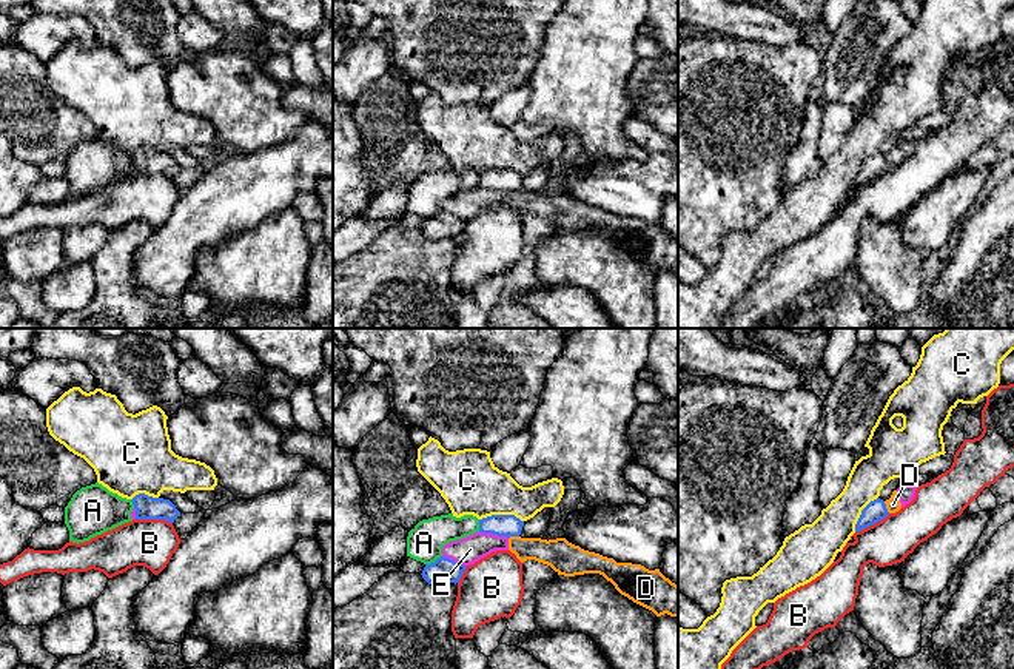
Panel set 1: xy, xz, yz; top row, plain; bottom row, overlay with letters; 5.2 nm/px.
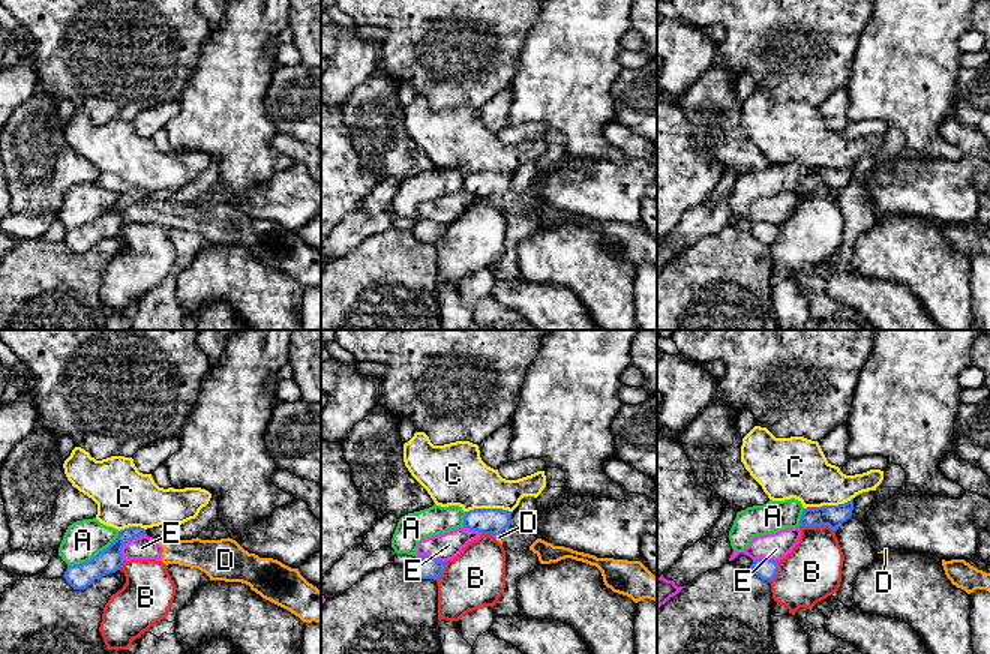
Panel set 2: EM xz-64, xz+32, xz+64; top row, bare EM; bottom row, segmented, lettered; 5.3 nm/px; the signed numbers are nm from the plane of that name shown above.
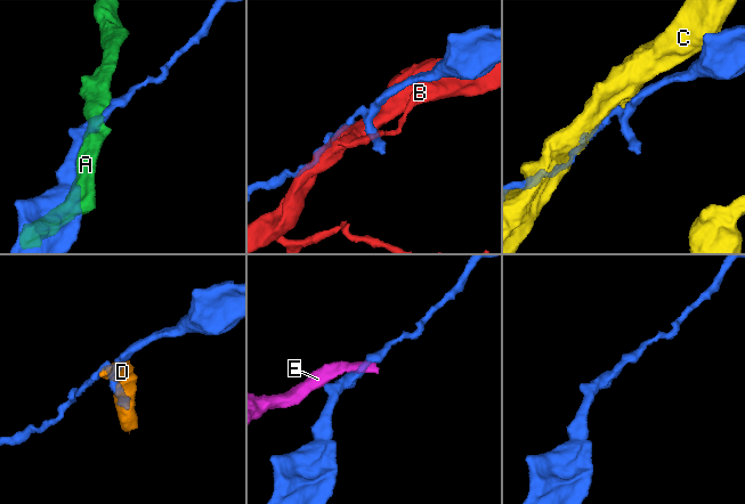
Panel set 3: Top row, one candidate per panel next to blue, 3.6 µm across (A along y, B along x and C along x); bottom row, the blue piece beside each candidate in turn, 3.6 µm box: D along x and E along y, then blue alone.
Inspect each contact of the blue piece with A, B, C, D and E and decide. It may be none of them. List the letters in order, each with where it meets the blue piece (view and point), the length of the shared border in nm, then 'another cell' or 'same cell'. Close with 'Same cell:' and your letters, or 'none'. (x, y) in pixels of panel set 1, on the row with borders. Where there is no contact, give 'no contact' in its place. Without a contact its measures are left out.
A: xz (435, 561) | 100 nm | another cell
B: xy (154, 518) | 190 nm | another cell
C: xz (501, 515) | 240 nm | another cell
D: yz (885, 507) | 70 nm | another cell
E: xz (493, 534) | 160 nm | another cell
Same cell: none

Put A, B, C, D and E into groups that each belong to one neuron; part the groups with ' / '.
A / B / C / D E

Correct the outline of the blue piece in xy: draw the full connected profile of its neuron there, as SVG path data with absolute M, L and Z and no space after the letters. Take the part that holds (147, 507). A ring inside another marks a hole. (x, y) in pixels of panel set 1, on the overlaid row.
M139 493L131 501L136 509L136 519L165 519L173 524L180 515L170 499Z

